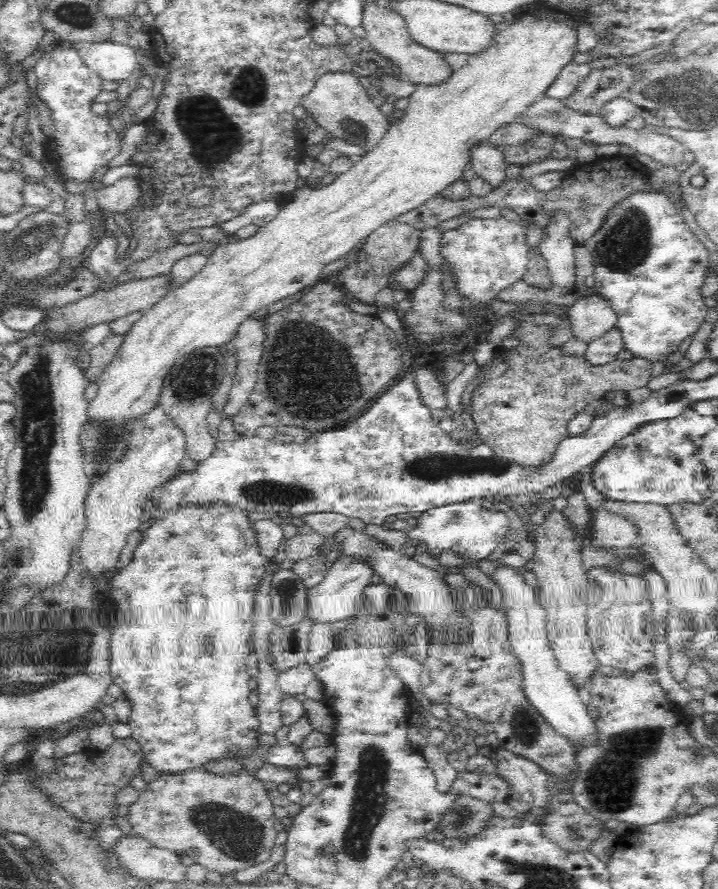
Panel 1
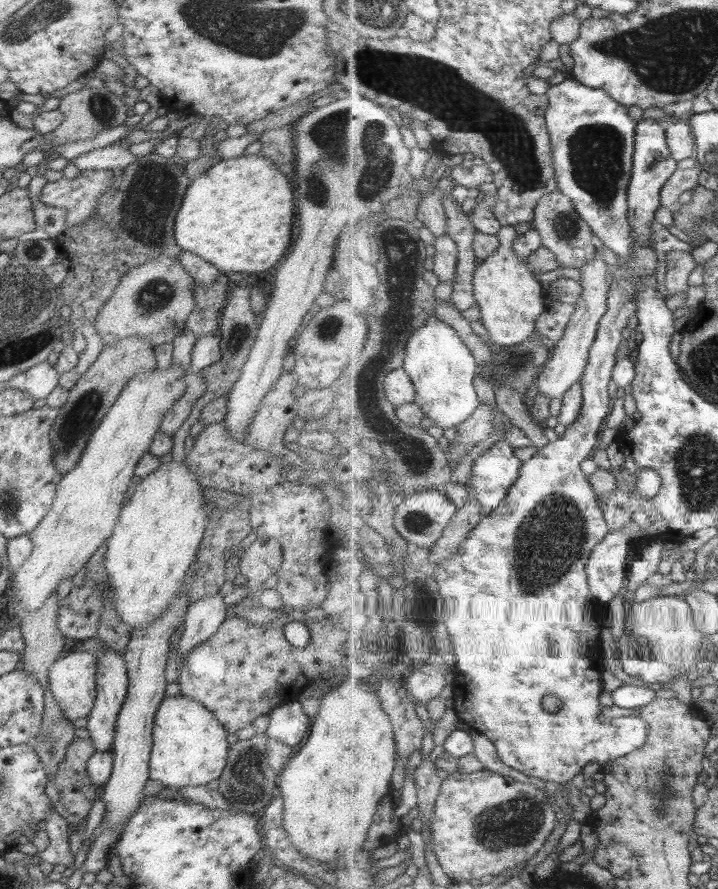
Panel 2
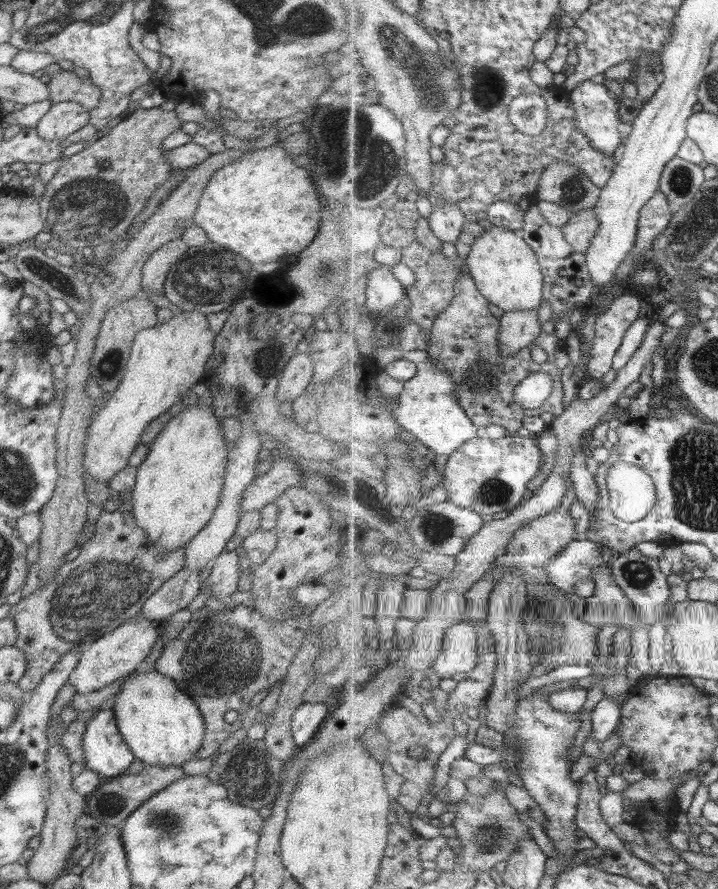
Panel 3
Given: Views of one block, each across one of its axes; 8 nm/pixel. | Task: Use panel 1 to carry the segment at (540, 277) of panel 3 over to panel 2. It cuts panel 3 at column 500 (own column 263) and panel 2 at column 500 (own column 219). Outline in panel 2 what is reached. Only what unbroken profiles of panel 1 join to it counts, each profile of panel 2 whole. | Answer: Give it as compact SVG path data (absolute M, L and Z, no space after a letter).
M503 227L495 235L498 236L501 246L493 253L493 256L480 260L474 277L474 296L480 307L480 321L488 331L491 341L500 346L512 347L525 342L536 332L538 318L545 311L543 284L535 278L527 258L521 258L513 250L514 240L518 237L515 227Z

